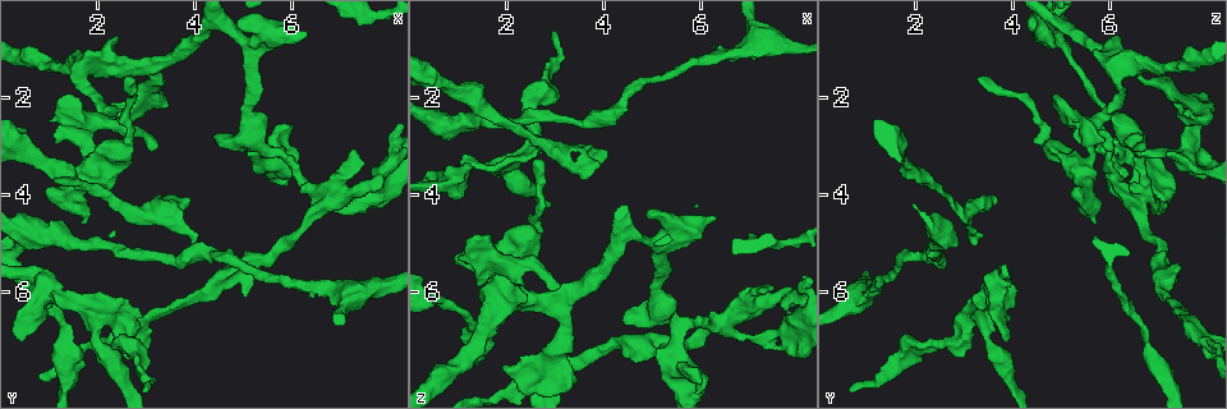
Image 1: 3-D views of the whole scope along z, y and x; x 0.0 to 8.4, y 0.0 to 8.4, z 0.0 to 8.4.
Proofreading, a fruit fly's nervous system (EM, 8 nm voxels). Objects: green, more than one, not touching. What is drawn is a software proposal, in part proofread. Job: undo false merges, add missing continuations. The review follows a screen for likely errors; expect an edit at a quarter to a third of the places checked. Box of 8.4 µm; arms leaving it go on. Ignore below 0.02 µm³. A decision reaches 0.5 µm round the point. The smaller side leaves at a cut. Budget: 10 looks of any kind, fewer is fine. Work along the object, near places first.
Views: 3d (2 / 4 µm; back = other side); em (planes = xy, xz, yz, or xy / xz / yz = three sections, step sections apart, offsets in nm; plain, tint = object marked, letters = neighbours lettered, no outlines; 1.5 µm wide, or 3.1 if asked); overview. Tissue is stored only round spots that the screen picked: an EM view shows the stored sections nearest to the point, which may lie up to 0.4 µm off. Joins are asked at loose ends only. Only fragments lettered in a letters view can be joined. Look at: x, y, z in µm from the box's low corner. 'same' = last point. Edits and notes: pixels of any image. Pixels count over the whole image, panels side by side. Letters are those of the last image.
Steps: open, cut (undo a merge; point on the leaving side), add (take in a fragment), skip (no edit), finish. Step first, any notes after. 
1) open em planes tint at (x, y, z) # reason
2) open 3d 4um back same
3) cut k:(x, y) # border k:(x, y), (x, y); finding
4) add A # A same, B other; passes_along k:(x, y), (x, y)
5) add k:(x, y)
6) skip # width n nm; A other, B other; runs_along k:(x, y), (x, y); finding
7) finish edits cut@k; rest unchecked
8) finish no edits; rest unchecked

open em yz step 4 plain at (0.95, 4.00, 5.15) # free end

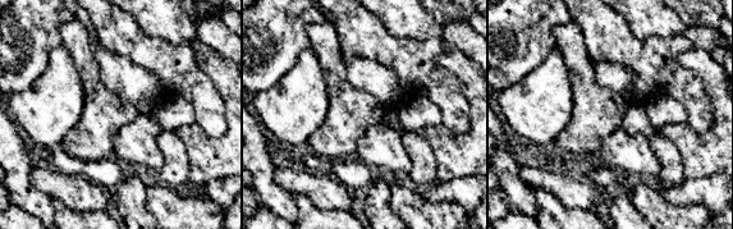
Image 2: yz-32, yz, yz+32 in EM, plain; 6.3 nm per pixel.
open em yz step 4 letters same # what lies round it

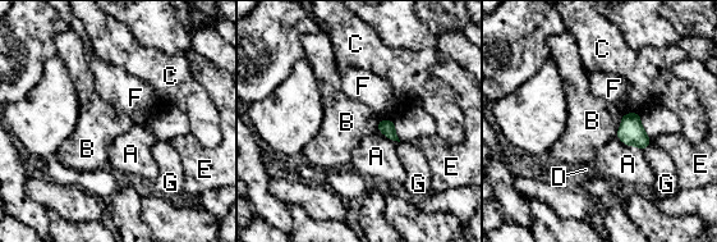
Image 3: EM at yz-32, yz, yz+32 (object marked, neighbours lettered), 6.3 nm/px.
skip # A other, B other, C other, D other, E other, F other, G other; border 3:(624, 114), (615, 135); none of them fits

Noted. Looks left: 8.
open em xz step 8 tint at (2.10, 2.50, 5.55) # three arms meet

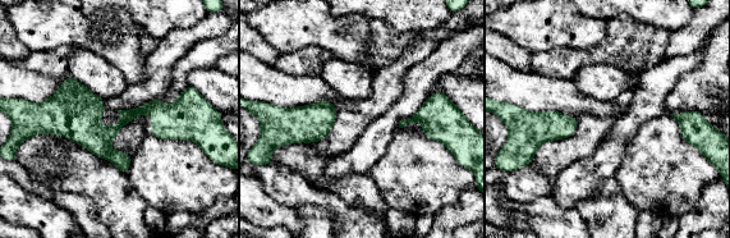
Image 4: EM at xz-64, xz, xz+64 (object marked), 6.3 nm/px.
open em planes letters same # another direction

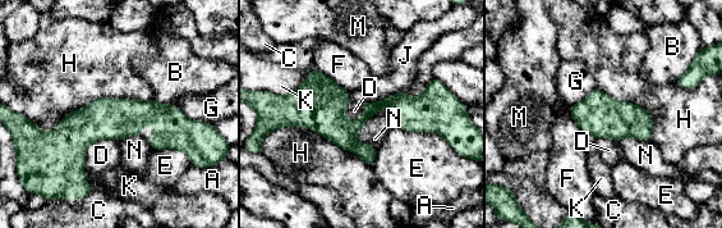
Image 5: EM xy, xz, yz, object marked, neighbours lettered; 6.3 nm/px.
skip # width 80 nm; A other, B other, C other, D other, E other, F other, G other, H other, J other, K other, M other, N other; runs_along 5:(192, 127), (129, 115), (44, 136); one neuron here

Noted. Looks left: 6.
open em planes letters at (4.05, 5.00, 3.25) # free end

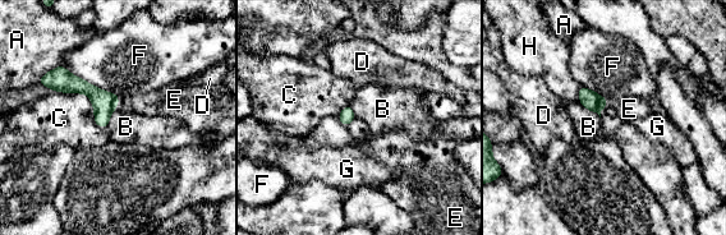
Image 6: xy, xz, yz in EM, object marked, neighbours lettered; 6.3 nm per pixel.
add E # longest_contact F 420 nm; A other, B other, C other, D other, E same, F other, G other, H other; the neuron continues

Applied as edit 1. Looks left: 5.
finish edits add@6; rest unchecked

